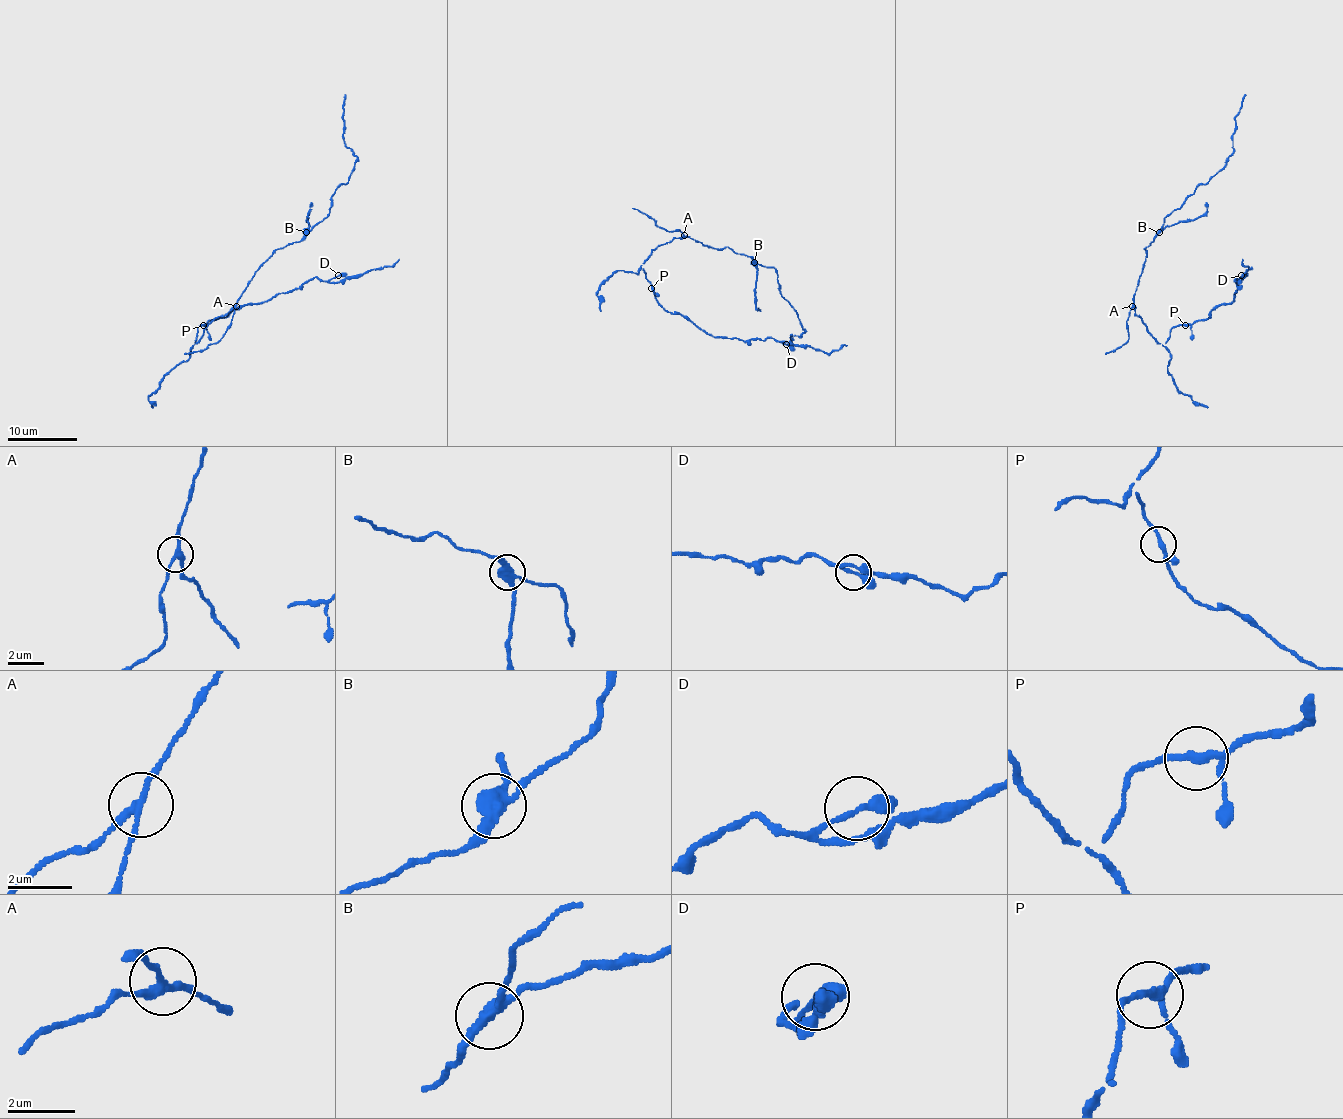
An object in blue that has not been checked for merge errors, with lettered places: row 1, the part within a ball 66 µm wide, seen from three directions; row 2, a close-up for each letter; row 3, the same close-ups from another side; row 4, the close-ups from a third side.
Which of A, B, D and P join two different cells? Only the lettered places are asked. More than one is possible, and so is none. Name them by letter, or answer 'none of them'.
A, B

